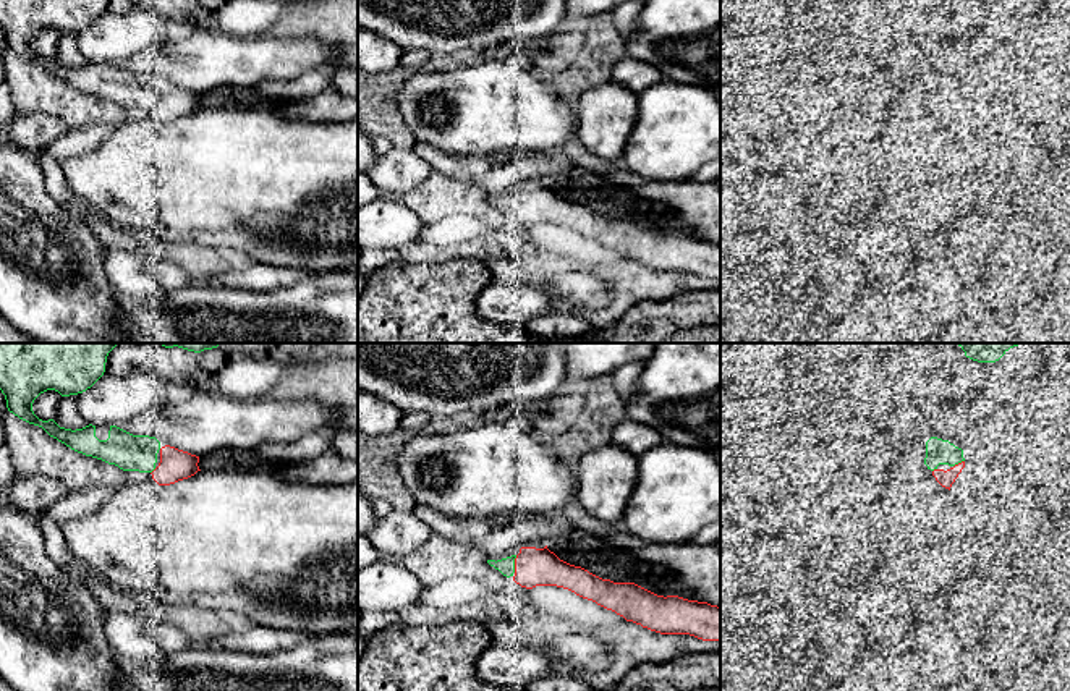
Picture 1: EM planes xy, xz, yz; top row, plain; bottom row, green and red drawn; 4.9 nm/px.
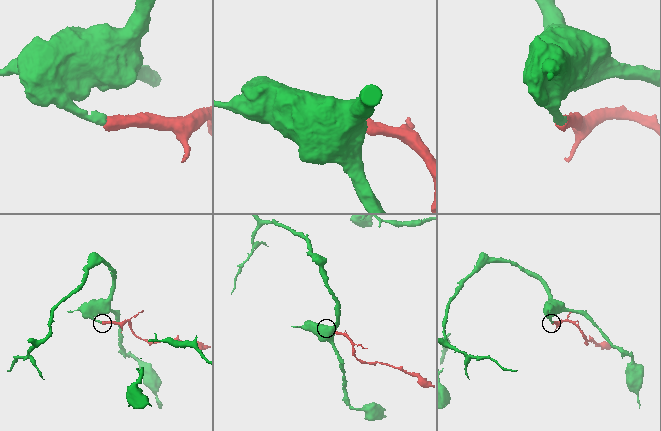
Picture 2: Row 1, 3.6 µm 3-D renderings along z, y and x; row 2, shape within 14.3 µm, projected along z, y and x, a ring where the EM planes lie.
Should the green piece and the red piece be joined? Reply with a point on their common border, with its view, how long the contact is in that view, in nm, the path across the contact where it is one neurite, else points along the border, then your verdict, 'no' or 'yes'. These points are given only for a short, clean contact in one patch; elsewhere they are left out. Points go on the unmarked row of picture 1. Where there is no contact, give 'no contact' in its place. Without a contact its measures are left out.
xz (513, 201) | 90 nm | yes

